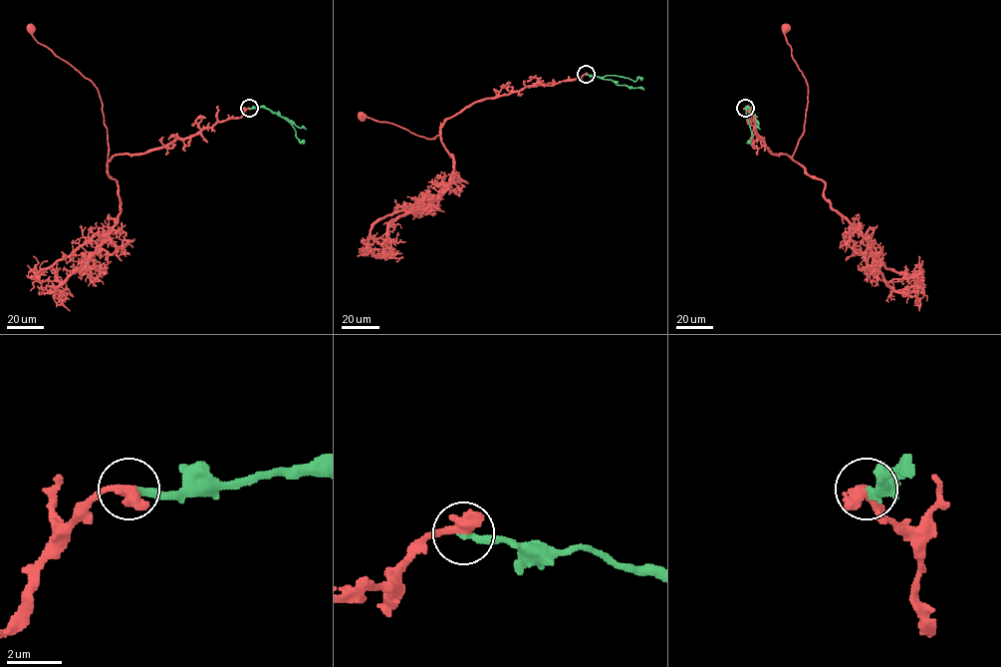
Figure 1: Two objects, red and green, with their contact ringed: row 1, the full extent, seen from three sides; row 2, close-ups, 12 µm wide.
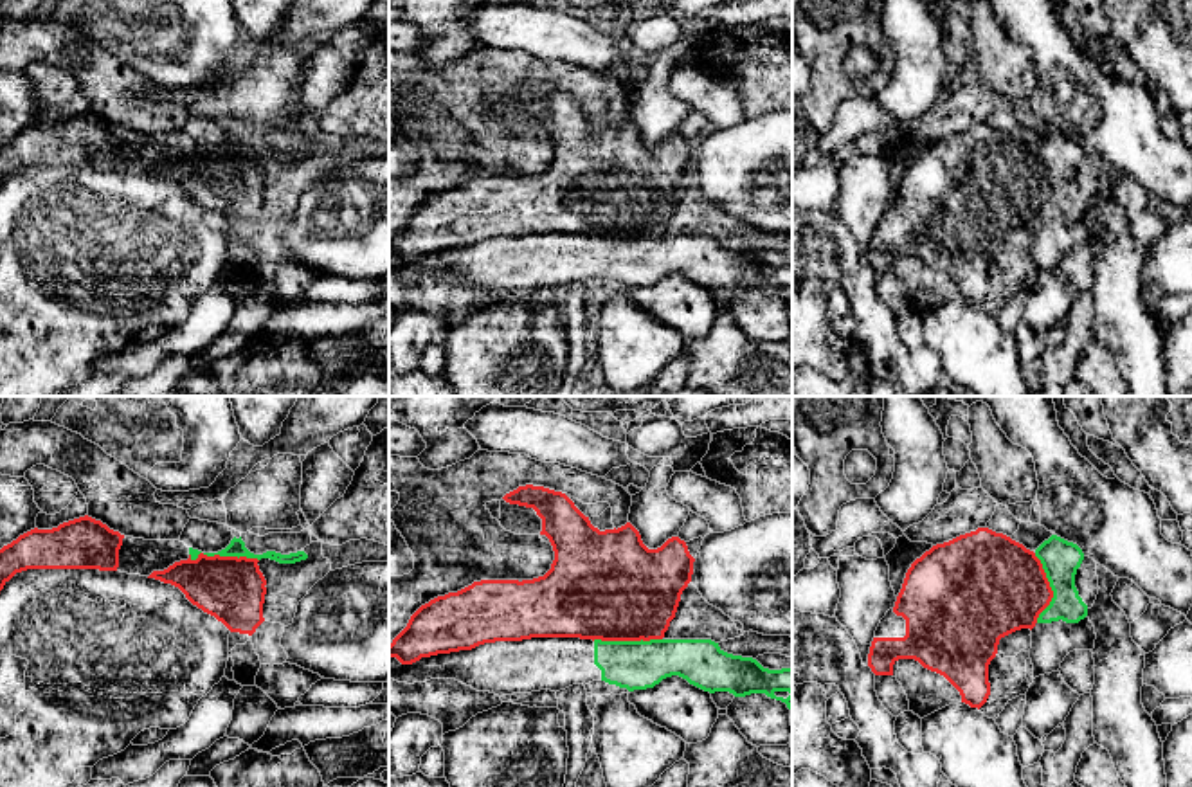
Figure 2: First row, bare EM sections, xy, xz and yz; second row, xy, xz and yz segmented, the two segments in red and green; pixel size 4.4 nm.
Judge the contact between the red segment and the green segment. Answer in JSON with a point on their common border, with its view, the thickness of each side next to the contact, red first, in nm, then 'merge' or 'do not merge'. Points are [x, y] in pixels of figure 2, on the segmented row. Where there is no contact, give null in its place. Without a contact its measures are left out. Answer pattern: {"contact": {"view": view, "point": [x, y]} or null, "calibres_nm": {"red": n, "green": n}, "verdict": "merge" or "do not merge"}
{"contact": {"view": "xy", "point": [224, 557]}, "calibres_nm": {"red": 280, "green": 80}, "verdict": "do not merge"}

